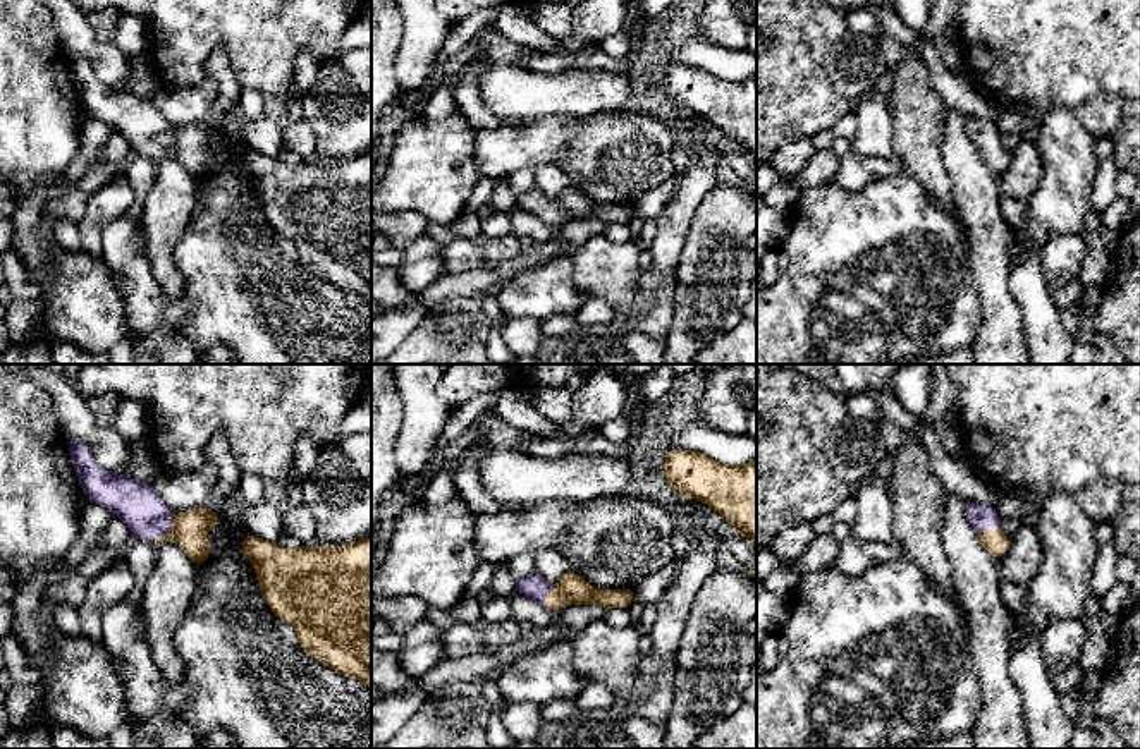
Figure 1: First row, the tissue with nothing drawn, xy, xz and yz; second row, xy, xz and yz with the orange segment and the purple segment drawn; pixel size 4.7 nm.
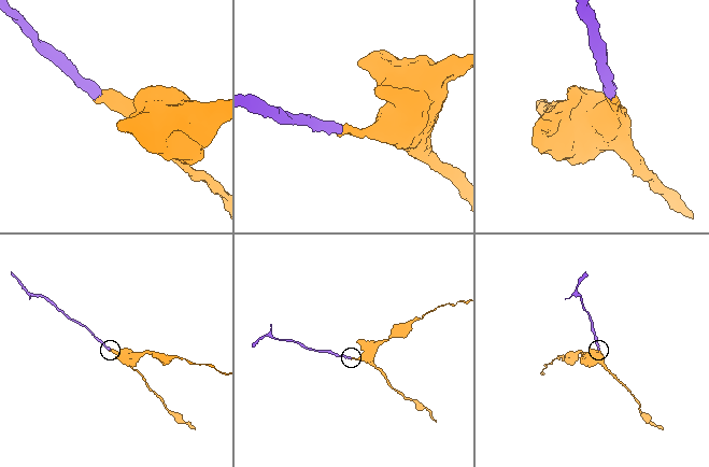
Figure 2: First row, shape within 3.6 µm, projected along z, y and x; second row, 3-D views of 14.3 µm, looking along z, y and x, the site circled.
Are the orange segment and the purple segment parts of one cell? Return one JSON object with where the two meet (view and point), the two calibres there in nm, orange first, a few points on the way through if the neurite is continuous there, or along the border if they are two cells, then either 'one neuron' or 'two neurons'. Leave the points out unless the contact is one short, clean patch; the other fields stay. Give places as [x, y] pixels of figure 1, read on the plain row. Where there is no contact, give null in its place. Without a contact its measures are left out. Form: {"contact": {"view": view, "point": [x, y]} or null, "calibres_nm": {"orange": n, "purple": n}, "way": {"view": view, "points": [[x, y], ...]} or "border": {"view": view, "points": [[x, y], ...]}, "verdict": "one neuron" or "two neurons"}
{"contact": {"view": "xy", "point": [171, 145]}, "calibres_nm": {"orange": 180, "purple": 200}, "way": {"view": "xy", "points": [[190, 145], [171, 145], [148, 133]]}, "verdict": "one neuron"}

